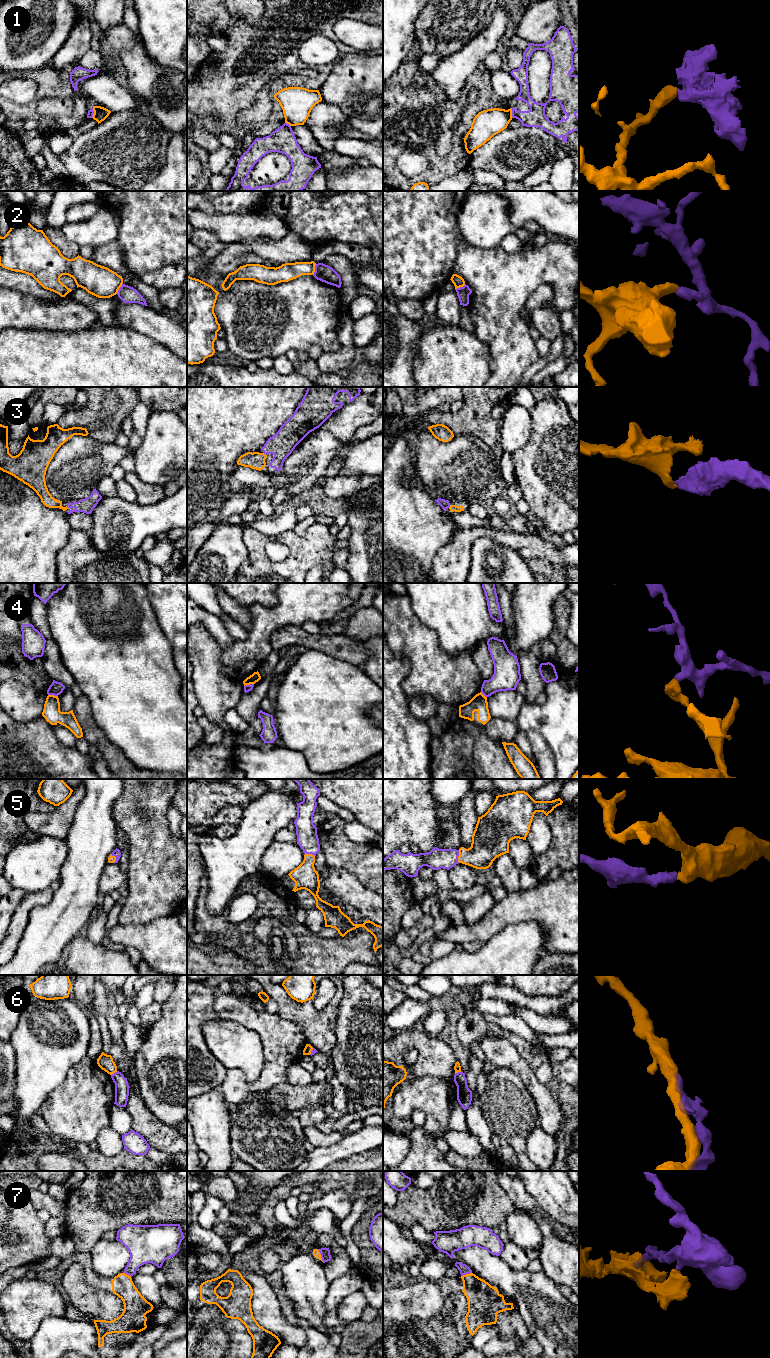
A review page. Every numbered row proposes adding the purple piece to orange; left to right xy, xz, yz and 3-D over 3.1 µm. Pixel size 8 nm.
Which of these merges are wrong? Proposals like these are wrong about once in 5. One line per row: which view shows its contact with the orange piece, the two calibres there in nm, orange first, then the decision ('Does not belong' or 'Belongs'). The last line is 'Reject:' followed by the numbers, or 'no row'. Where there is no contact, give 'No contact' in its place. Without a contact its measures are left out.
1: Touches orange in yz. Thickness 220 nm (orange) against 160 nm. Does not belong
2: Touches orange in xz. Thickness 140 nm (orange) against 140 nm. Does not belong
3: Touches orange in xz. Thickness 140 nm (orange) against 200 nm. Belongs
4: Touches orange in xy. Thickness 140 nm (orange) against 110 nm. Does not belong
5: Touches orange in yz. Thickness 240 nm (orange) against 160 nm. Belongs
6: Touches orange in xy. Thickness 120 nm (orange) against 110 nm. Does not belong
7: Touches orange in xz. Thickness 60 nm (orange) against 80 nm. Does not belong
Reject: 1, 2, 4, 6, 7

